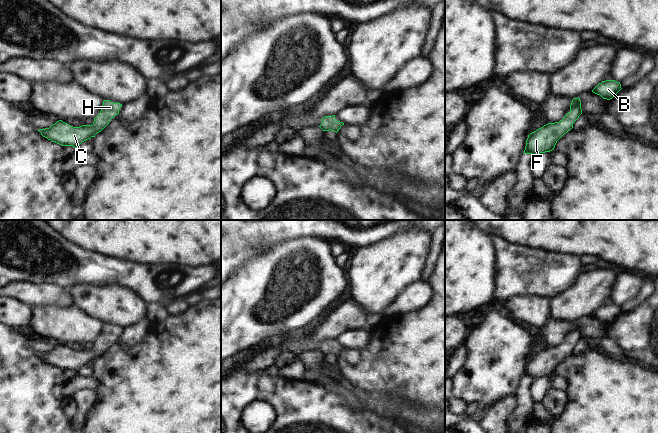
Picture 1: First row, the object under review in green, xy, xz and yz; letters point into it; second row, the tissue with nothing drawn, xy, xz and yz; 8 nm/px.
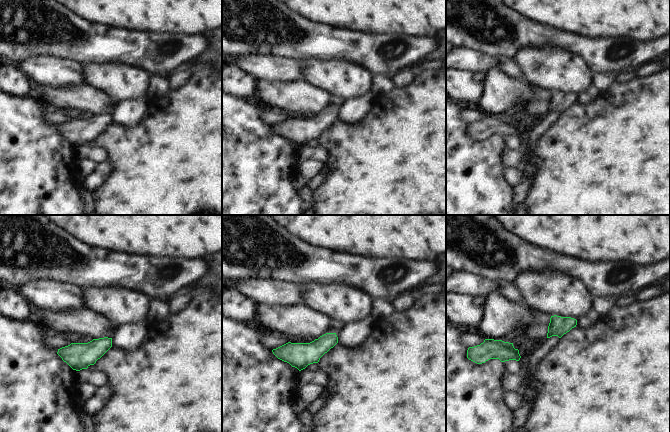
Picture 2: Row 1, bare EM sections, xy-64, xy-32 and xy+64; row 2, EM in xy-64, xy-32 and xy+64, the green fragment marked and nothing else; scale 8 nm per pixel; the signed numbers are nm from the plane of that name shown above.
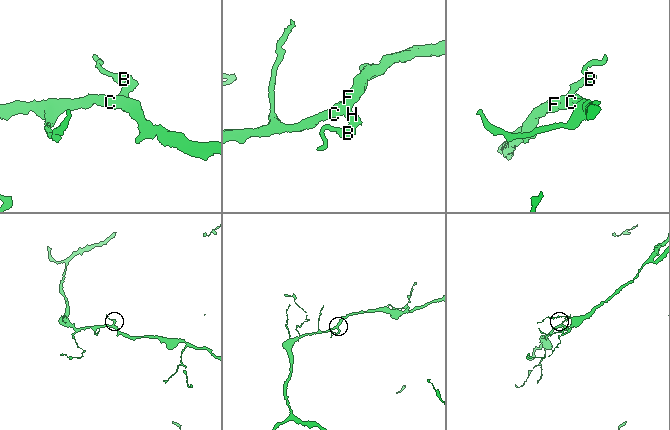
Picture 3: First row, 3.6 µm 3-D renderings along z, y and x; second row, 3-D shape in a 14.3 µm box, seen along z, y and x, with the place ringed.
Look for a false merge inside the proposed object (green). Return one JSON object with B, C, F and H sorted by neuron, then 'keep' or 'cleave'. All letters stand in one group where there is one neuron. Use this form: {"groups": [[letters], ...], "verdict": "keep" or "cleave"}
{"groups": [["B", "C", "F", "H"]], "verdict": "keep"}

